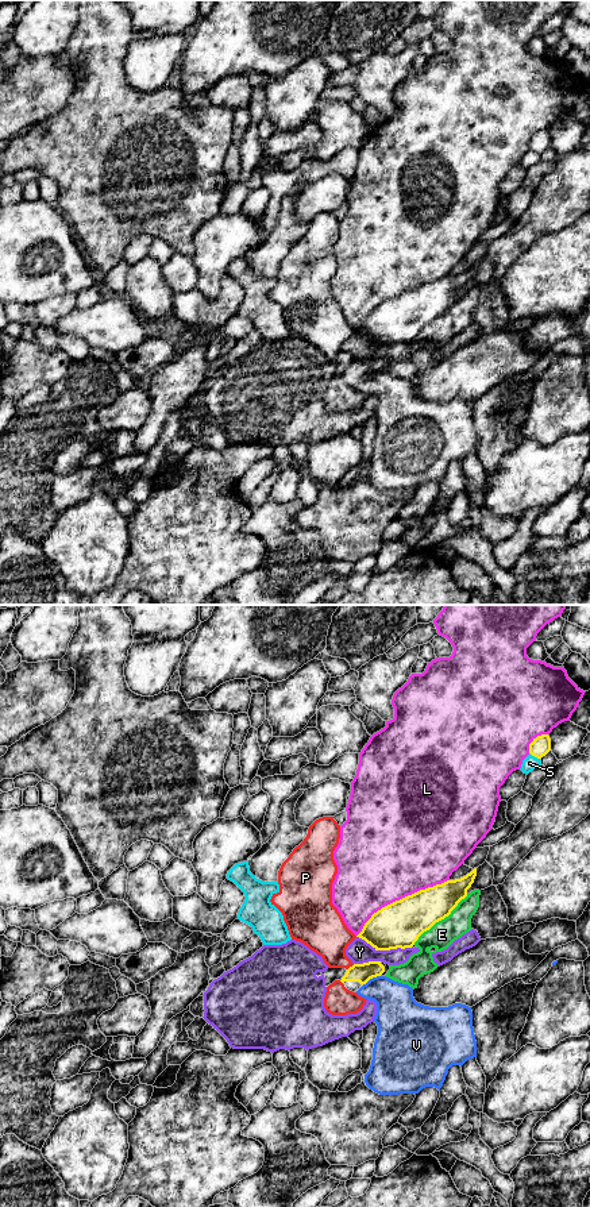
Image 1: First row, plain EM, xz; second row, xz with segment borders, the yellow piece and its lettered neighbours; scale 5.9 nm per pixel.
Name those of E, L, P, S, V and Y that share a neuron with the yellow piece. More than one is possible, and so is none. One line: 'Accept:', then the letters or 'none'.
Accept: V

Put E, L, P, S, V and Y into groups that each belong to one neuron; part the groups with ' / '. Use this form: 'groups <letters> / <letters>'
groups E / L / P / S / V / Y

